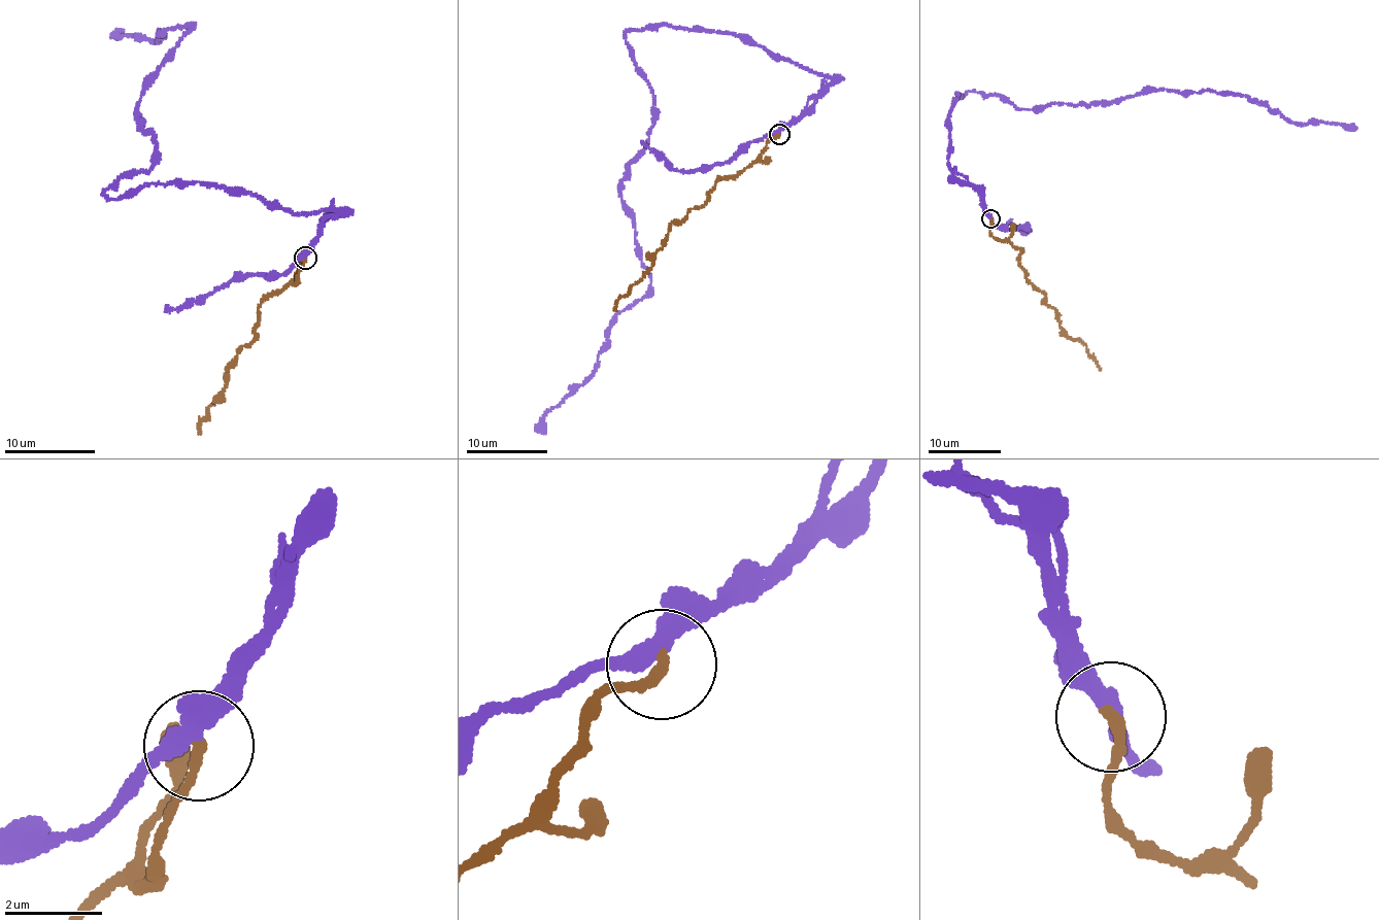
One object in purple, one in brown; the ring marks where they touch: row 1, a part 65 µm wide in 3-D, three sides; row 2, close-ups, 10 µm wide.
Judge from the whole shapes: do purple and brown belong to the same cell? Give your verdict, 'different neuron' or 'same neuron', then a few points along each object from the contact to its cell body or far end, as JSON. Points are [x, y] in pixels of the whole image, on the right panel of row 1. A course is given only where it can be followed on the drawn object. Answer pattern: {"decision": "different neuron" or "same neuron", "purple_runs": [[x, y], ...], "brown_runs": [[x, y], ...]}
{"decision": "different neuron", "purple_runs": [[990, 217], [948, 160], [957, 92], [1042, 110], [1205, 91], [1249, 98], [1299, 123], [1356, 128]], "brown_runs": [[990, 219], [989, 234], [1019, 248], [1024, 278], [1101, 370]]}

